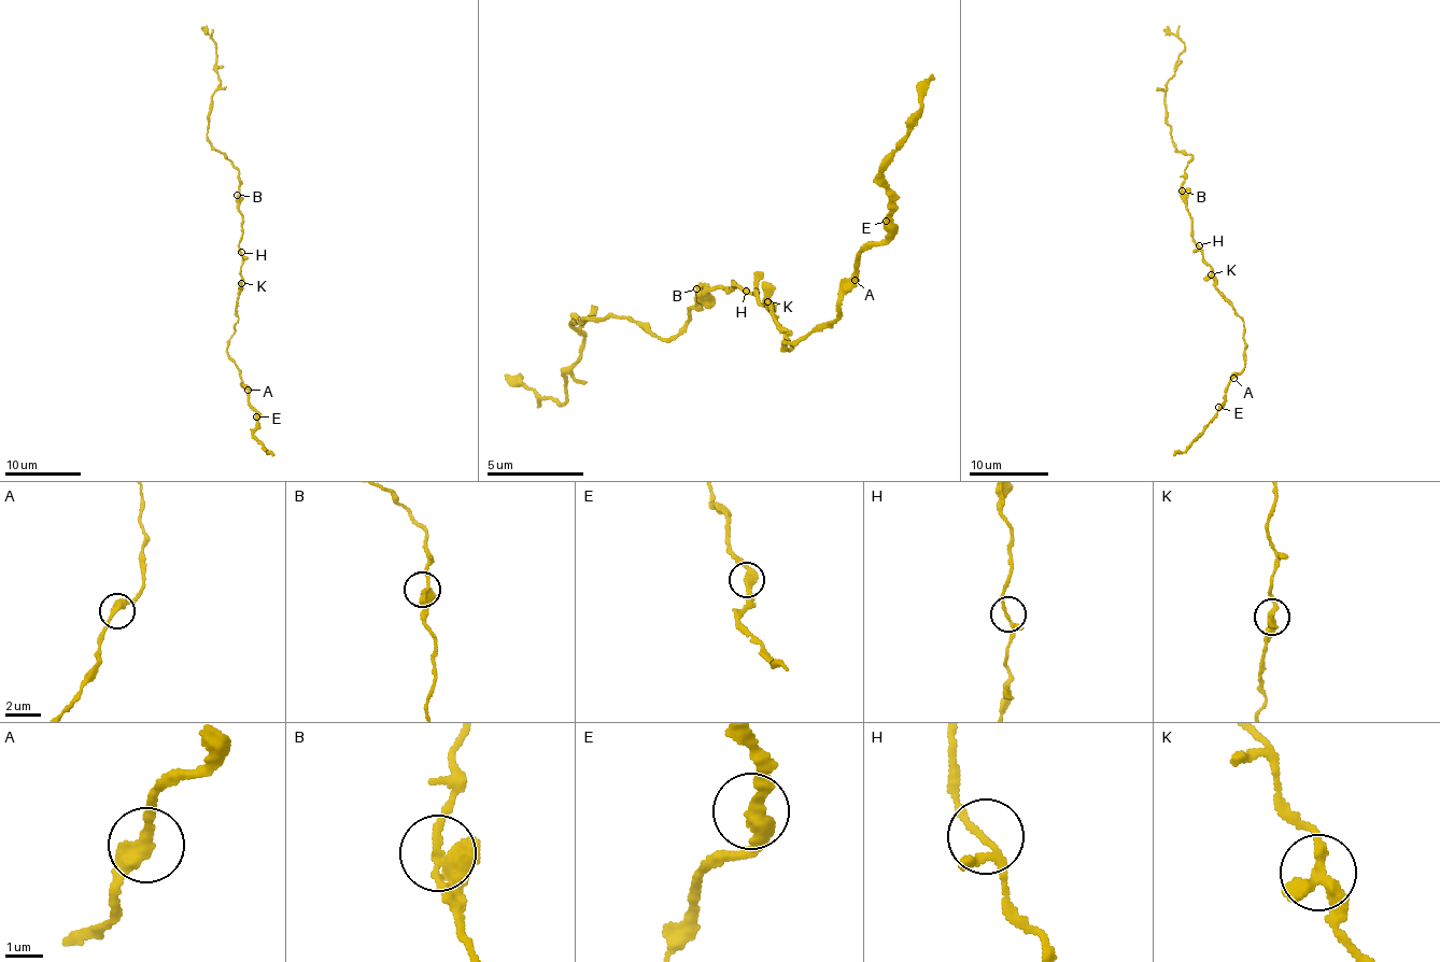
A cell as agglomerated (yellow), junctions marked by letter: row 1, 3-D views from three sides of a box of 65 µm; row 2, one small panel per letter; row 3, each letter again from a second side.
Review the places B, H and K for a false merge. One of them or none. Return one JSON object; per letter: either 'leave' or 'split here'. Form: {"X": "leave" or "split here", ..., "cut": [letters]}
{"B": "leave", "H": "leave", "K": "leave", "cut": []}

